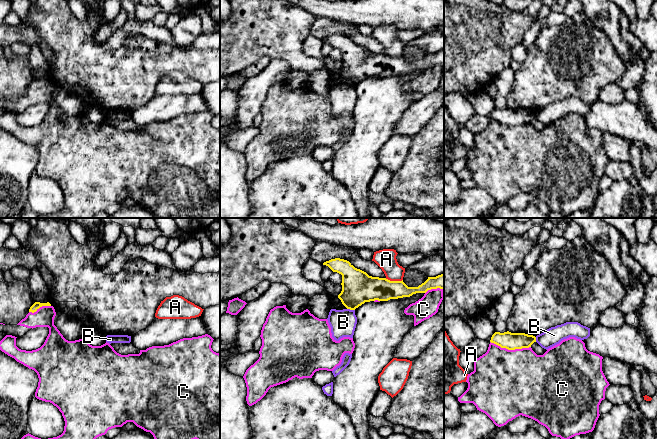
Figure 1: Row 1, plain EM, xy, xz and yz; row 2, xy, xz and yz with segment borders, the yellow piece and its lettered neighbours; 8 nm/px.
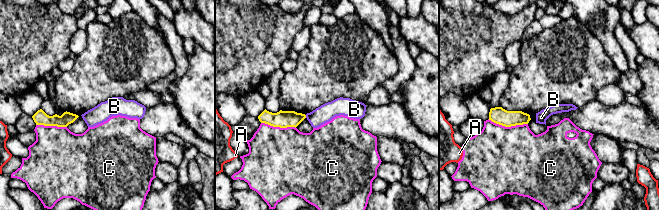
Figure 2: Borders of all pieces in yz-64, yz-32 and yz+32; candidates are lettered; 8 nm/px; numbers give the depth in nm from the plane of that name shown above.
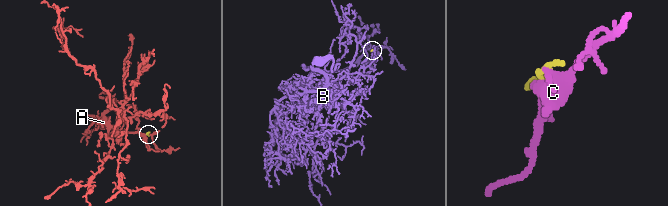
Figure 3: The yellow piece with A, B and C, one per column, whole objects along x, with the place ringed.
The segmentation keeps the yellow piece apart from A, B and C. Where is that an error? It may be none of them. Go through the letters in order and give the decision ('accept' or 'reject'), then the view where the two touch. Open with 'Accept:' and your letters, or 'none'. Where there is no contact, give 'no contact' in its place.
Accept: none
A: reject | xz
B: reject | xz
C: reject | yz

